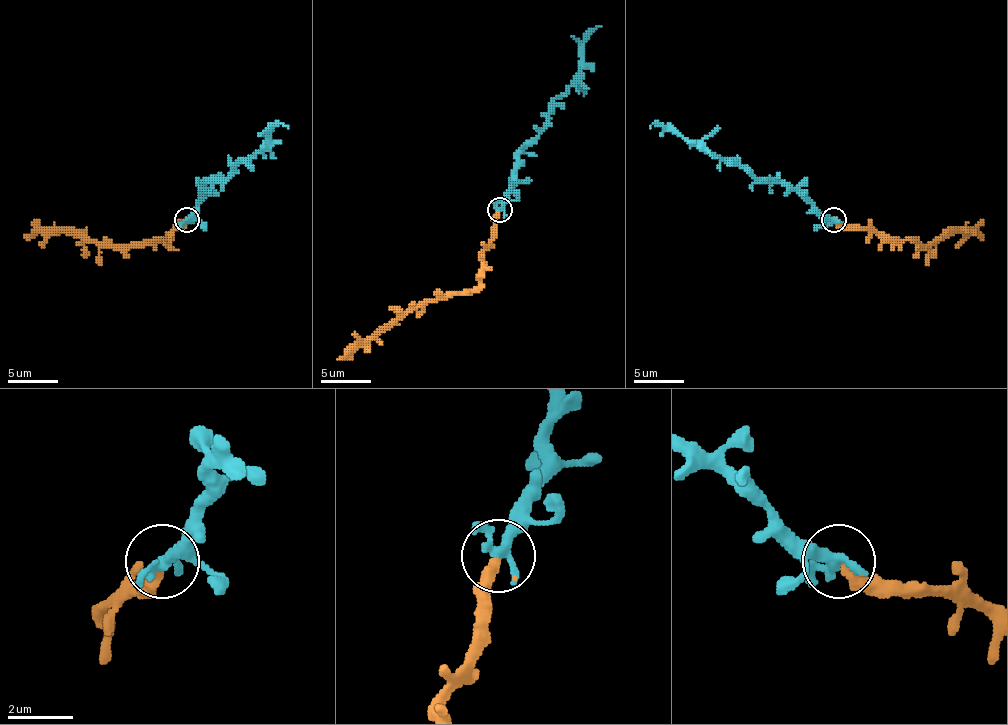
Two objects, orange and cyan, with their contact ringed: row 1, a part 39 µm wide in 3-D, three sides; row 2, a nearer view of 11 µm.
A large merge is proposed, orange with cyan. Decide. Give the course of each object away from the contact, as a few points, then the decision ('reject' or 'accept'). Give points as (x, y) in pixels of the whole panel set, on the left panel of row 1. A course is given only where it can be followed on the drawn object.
orange via (186, 220), (161, 240), (126, 245), (99, 245), (64, 232), (24, 237) | cyan via (186, 220), (203, 183), (221, 183), (238, 163), (248, 160), (265, 143), (275, 125), (283, 123), (288, 128) | accept

